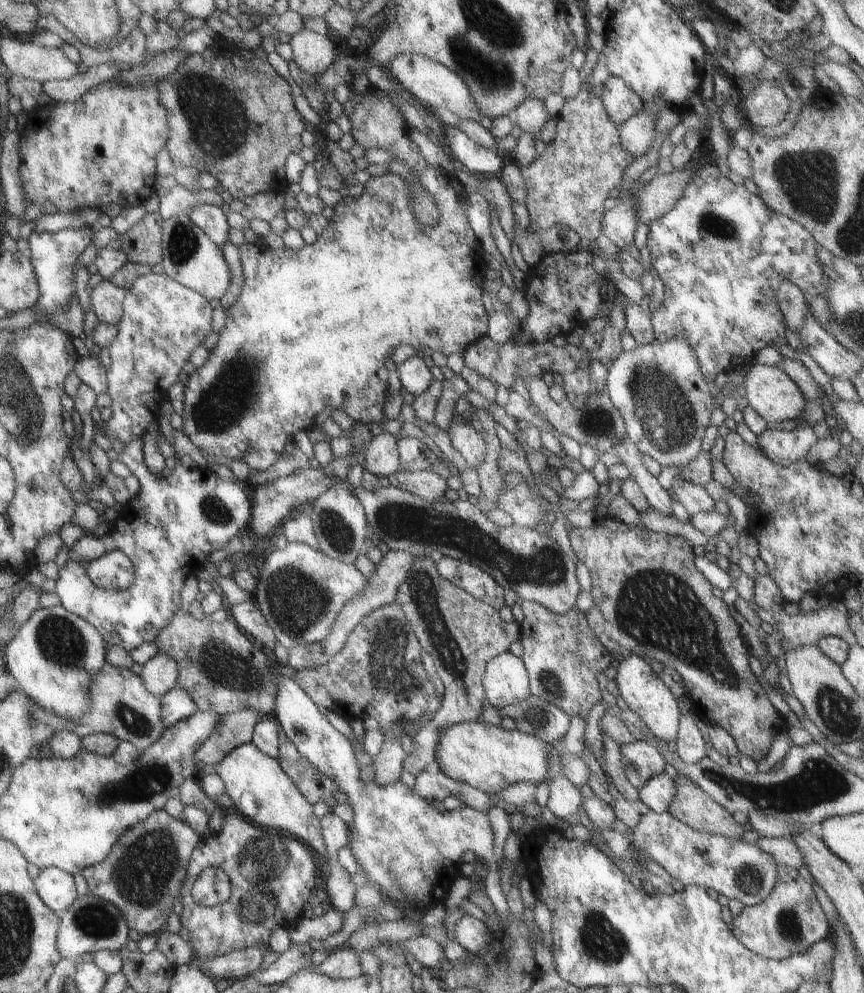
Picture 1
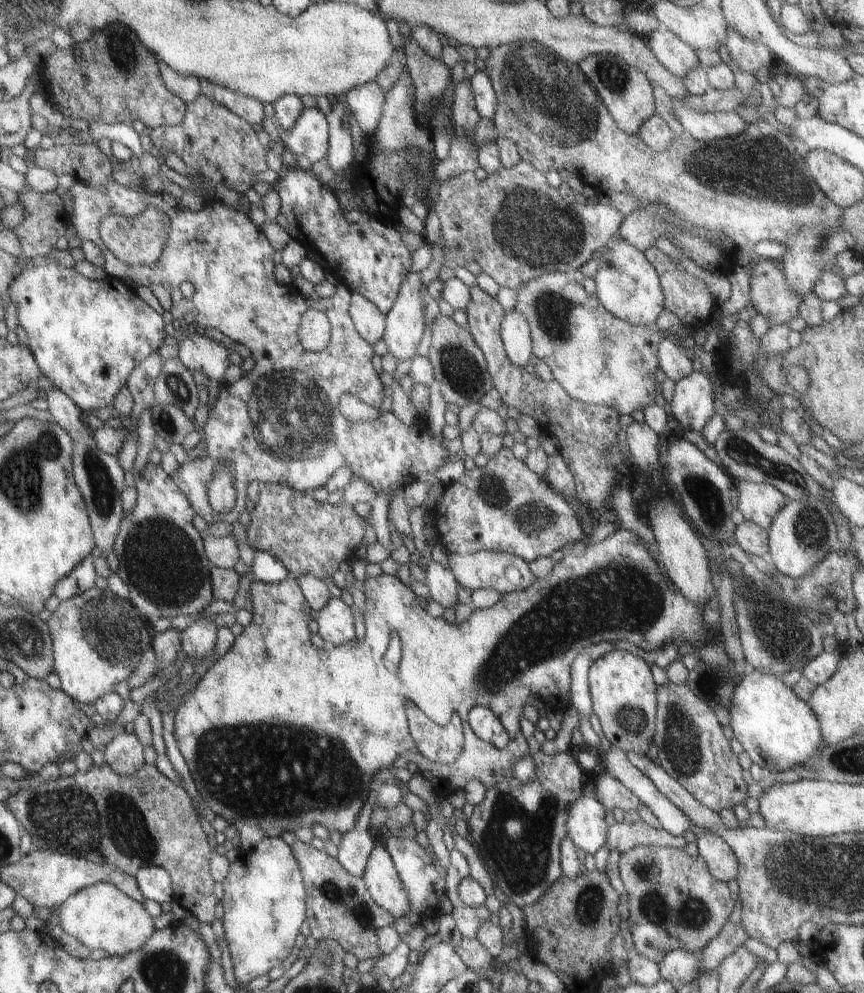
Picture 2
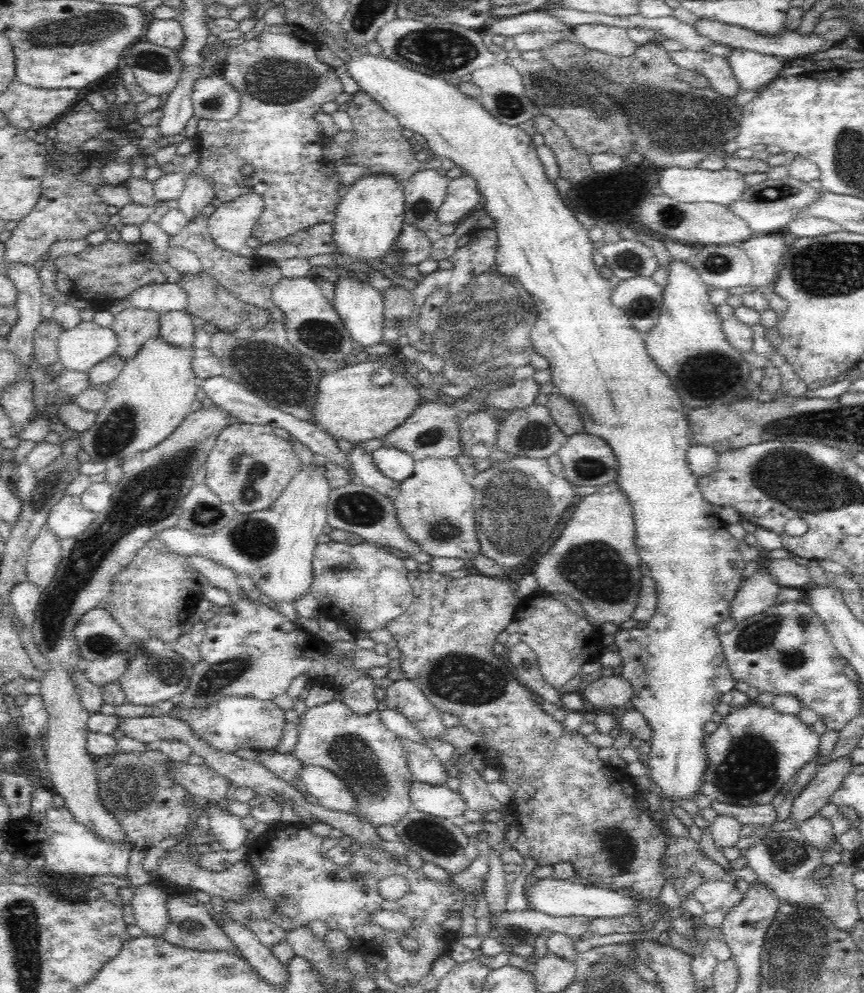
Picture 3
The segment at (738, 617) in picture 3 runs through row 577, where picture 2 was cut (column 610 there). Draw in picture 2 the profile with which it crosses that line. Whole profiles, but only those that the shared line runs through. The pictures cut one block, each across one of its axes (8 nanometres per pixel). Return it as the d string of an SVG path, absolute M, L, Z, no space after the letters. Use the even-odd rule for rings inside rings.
M609 750L603 756L605 770L623 786L627 788L639 802L645 806L655 820L659 822L659 828L673 836L683 836L691 826L691 818L685 816L677 806L673 806L665 796L661 796L655 786L625 760L625 752L621 750Z

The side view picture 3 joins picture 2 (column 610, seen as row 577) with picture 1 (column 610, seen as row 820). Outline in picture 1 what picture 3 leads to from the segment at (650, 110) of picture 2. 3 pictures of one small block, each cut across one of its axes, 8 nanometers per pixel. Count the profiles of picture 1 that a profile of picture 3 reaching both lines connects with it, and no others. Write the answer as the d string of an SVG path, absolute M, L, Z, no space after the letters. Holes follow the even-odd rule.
M609 78L601 92L601 104L605 114L617 124L625 124L643 108L643 100L621 78Z

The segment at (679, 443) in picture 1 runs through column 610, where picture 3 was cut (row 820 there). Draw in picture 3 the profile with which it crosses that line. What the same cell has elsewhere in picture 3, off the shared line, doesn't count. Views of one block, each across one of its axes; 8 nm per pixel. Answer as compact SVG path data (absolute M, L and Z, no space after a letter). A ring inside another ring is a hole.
M334 700L322 706L308 708L300 718L298 744L292 752L304 766L322 766L338 774L344 784L354 792L356 814L370 822L372 828L384 828L396 824L414 808L410 800L410 784L416 778L410 774L410 764L402 742L394 732L390 732L382 720L380 712L356 714L346 704Z

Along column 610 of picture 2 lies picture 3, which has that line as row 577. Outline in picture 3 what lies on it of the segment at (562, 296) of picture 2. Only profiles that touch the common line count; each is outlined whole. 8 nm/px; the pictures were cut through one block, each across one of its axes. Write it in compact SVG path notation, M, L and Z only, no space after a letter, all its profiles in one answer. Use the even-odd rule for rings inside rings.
M342 542L320 544L314 556L312 596L318 600L324 618L344 624L352 632L364 630L368 634L388 628L388 624L406 614L414 602L404 560L390 554L390 548L368 542L356 546Z

